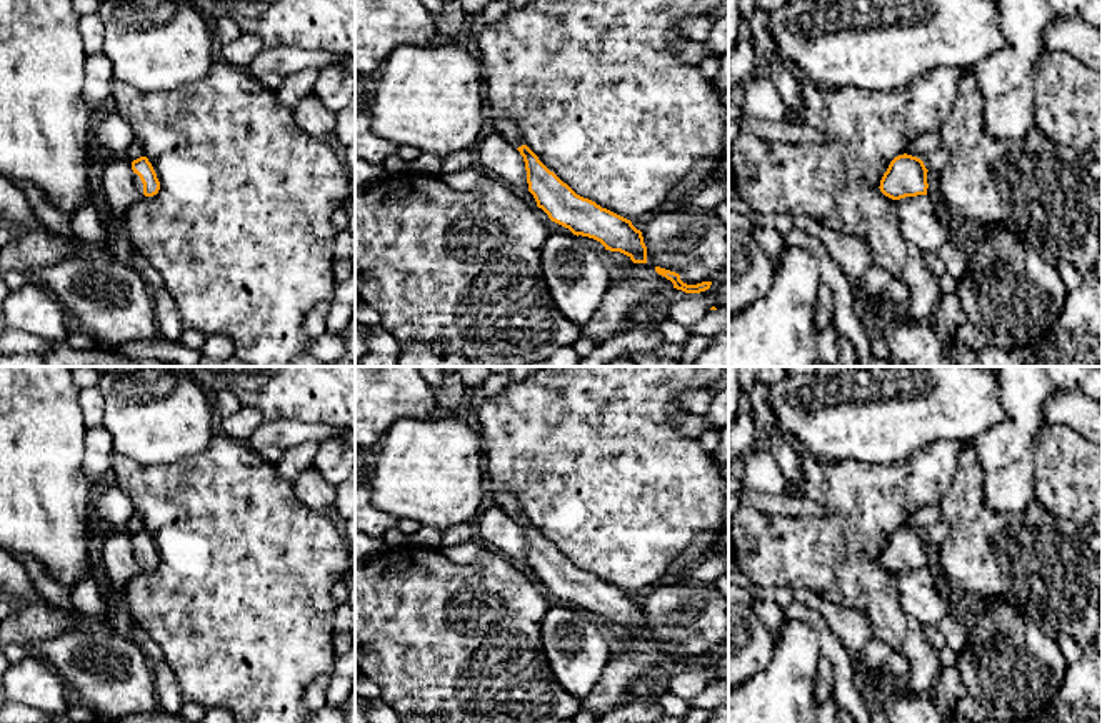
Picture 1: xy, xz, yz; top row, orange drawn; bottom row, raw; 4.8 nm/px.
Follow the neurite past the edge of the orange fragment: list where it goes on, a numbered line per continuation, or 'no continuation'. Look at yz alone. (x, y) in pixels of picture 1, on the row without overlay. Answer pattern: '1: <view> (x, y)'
no continuation

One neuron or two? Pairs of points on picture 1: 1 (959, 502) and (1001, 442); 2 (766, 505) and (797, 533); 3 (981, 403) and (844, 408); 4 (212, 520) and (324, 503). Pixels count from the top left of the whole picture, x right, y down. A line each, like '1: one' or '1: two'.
1: two
2: two
3: one
4: two

